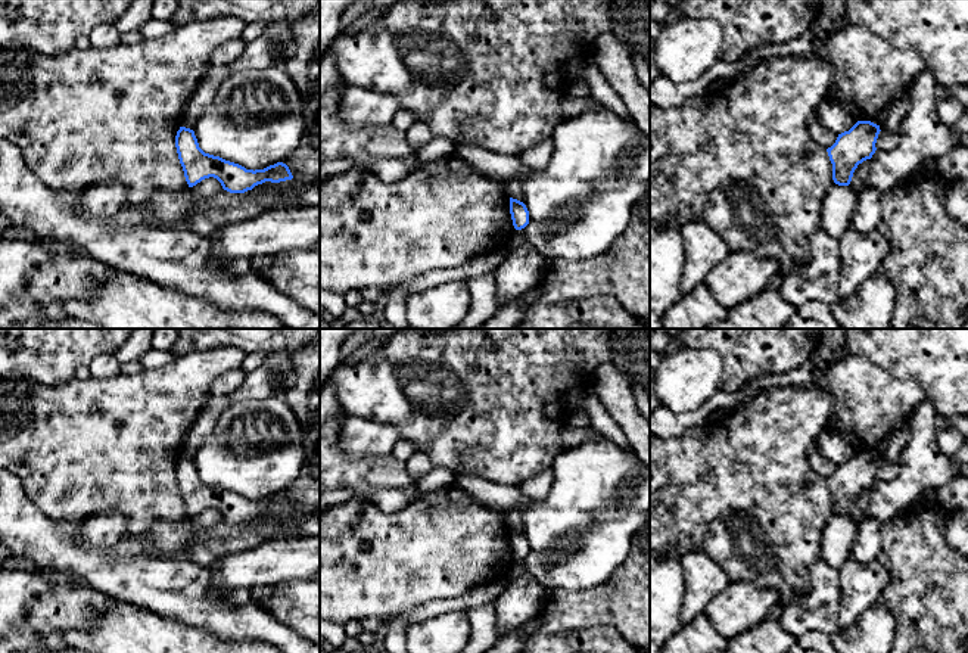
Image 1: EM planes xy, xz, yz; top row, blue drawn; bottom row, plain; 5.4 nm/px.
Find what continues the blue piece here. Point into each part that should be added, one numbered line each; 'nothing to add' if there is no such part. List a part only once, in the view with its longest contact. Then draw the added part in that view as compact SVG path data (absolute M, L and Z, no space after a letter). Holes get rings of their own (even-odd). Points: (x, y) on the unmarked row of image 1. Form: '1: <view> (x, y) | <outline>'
nothing to add

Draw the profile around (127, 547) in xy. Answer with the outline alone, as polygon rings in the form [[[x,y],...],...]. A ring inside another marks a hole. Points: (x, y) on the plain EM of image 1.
[[[127,534],[115,545],[106,548],[106,553],[112,559],[159,557],[153,542],[136,541]]]

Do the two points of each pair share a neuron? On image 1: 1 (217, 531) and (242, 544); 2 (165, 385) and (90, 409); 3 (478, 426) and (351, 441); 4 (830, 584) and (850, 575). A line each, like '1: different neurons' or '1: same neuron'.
1: different neurons
2: same neuron
3: different neurons
4: different neurons

